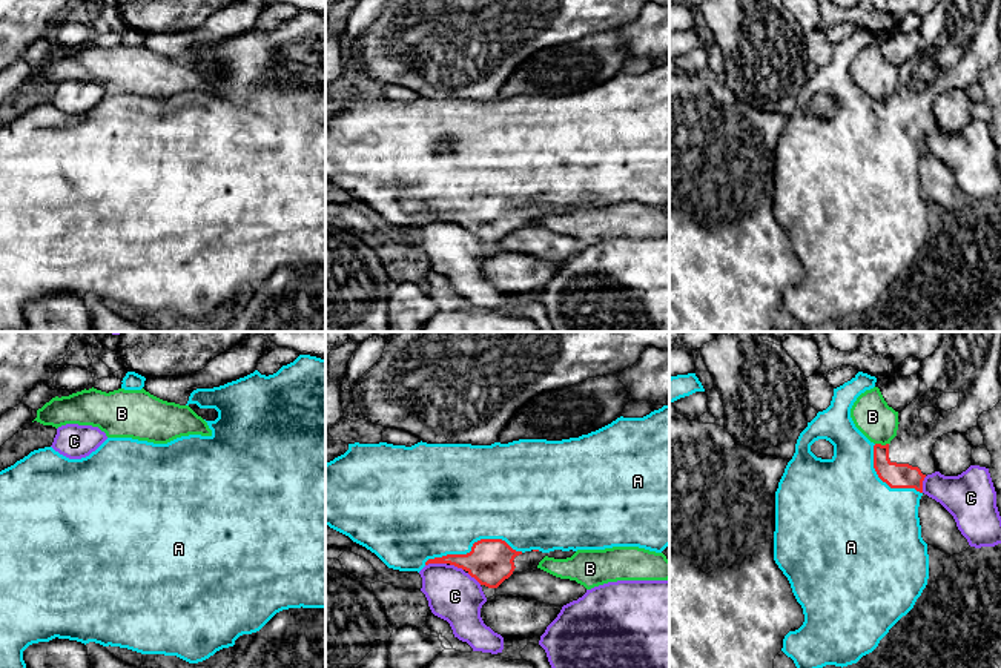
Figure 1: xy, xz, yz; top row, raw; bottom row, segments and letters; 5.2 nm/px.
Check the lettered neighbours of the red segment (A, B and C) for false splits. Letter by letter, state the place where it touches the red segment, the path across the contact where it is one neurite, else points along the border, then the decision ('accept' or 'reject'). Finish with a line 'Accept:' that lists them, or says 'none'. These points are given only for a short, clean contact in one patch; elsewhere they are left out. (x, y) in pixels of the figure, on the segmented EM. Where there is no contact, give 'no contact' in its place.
A: contact xz (473, 545); accept
B: contact yz (880, 444); border yz (875, 443), (888, 444); reject
C: contact xz (435, 562); border xz (445, 562), (429, 562), (426, 565); reject
Accept: A

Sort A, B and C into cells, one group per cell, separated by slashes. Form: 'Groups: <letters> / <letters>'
Groups: A / B / C

